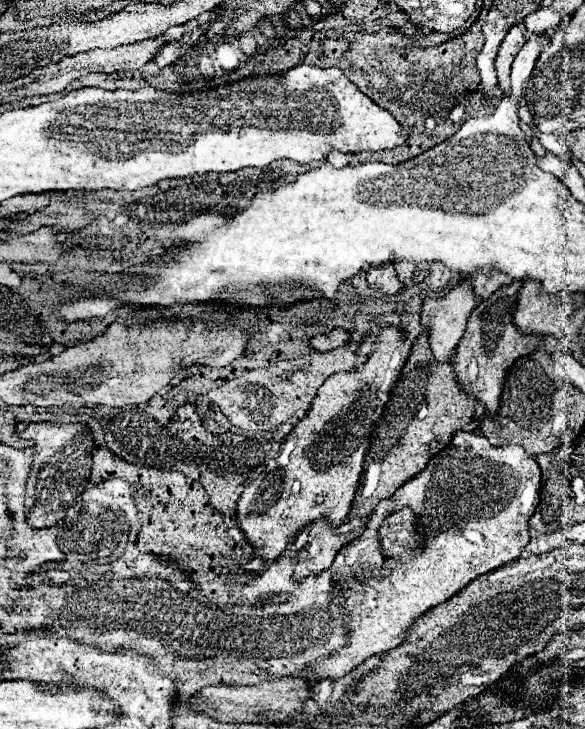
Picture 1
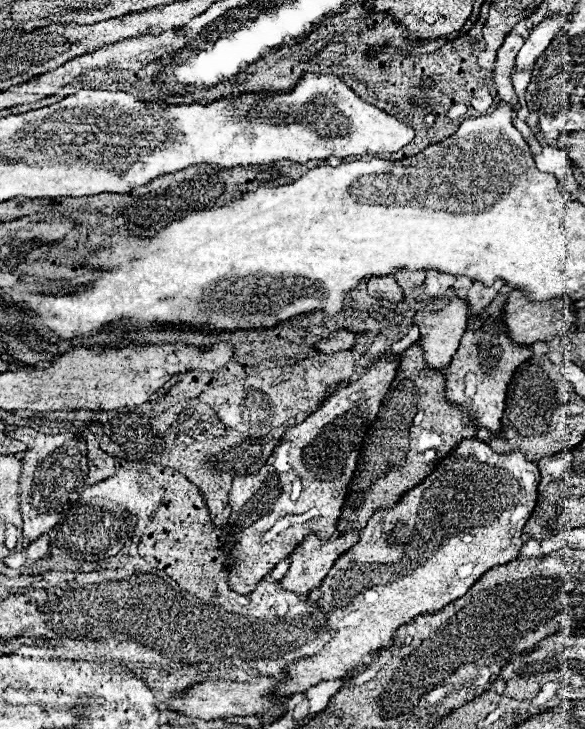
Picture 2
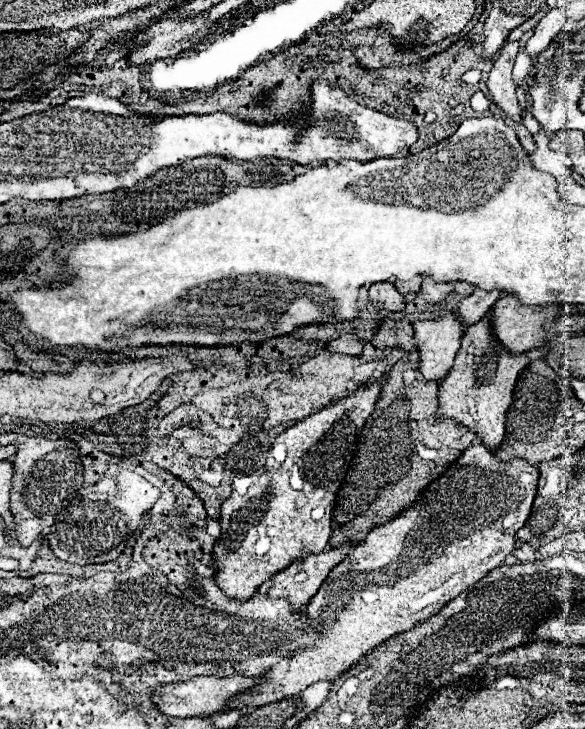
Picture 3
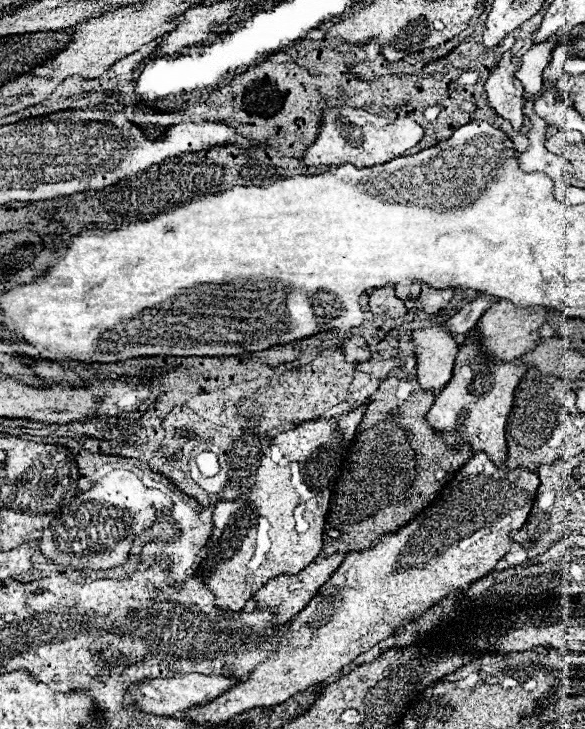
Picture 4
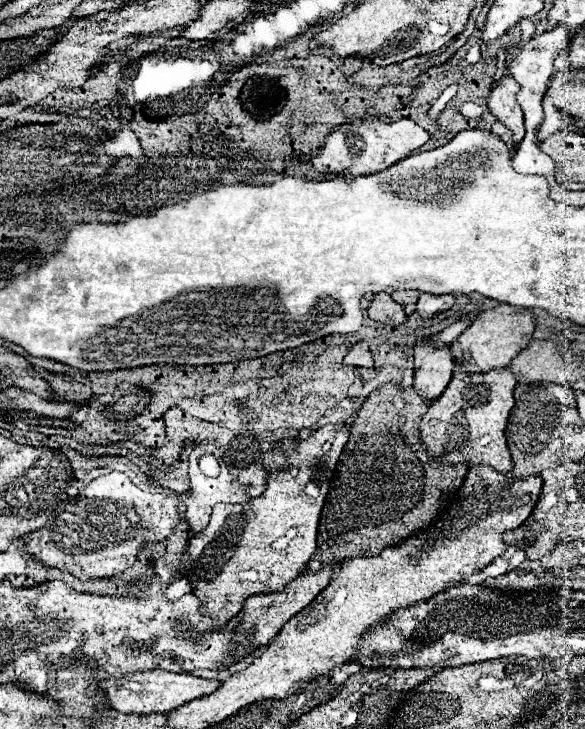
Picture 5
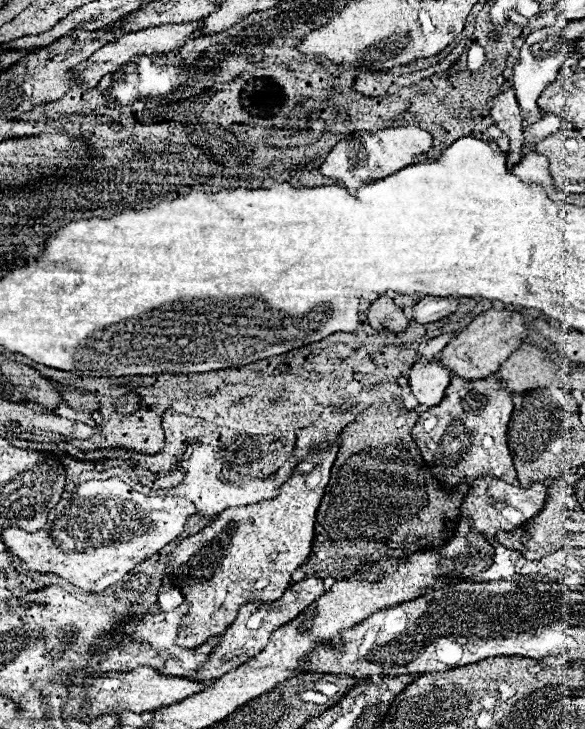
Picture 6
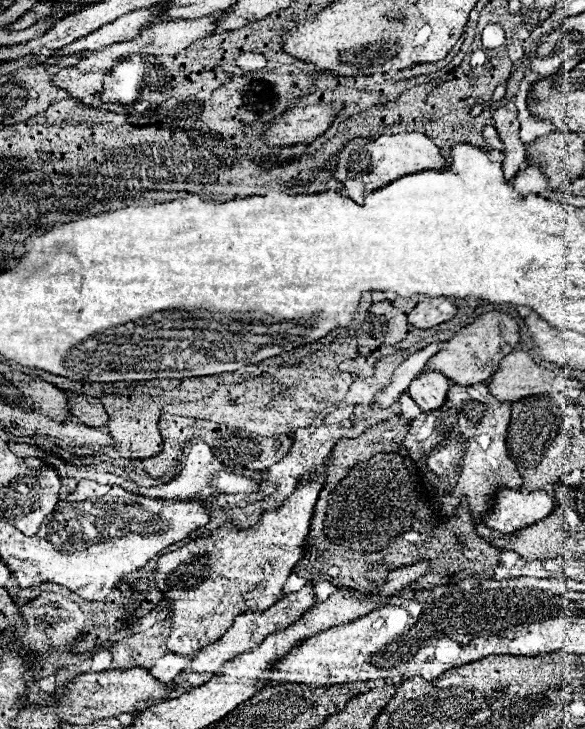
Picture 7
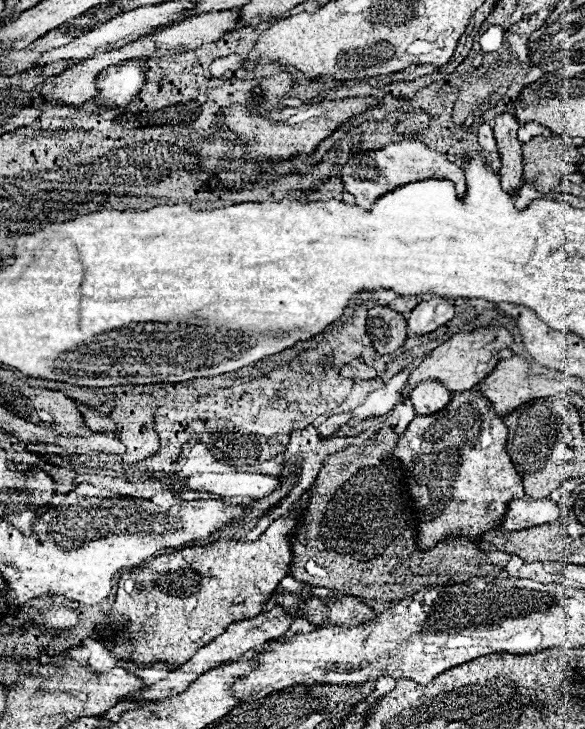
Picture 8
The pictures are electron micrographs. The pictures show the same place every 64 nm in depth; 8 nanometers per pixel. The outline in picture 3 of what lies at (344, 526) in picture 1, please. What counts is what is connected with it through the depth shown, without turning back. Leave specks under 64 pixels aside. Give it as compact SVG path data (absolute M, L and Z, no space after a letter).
M346 542L338 548L330 548L320 554L306 552L298 562L276 574L268 596L286 596L296 610L302 608L318 592L330 570L338 562L342 562L342 558L346 558L350 550L352 542Z

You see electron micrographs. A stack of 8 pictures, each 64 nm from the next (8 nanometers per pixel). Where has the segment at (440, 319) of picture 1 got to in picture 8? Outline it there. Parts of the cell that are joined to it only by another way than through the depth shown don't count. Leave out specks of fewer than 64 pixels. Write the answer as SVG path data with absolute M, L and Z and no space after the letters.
M424 380L412 390L410 400L418 414L434 414L450 402L450 392L438 380Z

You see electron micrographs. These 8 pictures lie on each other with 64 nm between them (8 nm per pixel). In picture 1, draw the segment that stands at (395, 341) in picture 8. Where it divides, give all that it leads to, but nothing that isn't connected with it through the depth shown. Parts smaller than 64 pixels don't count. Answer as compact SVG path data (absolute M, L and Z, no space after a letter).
M390 262L382 266L370 266L368 284L384 294L398 294L402 290L402 282L396 278L396 270Z

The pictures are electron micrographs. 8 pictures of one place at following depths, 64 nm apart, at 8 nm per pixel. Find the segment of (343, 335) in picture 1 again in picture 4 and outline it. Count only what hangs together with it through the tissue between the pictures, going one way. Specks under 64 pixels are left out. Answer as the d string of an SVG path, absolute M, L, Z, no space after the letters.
M352 336L352 338L342 340L340 348L344 350L348 362L366 362L370 358L370 348L366 346L364 338L360 338L360 336Z

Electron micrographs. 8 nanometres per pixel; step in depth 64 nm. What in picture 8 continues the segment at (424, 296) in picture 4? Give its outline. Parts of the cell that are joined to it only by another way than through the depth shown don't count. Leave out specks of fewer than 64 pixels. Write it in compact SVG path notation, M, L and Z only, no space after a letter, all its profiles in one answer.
M432 298L420 302L408 316L408 328L414 334L428 334L454 318L454 304L446 298Z

